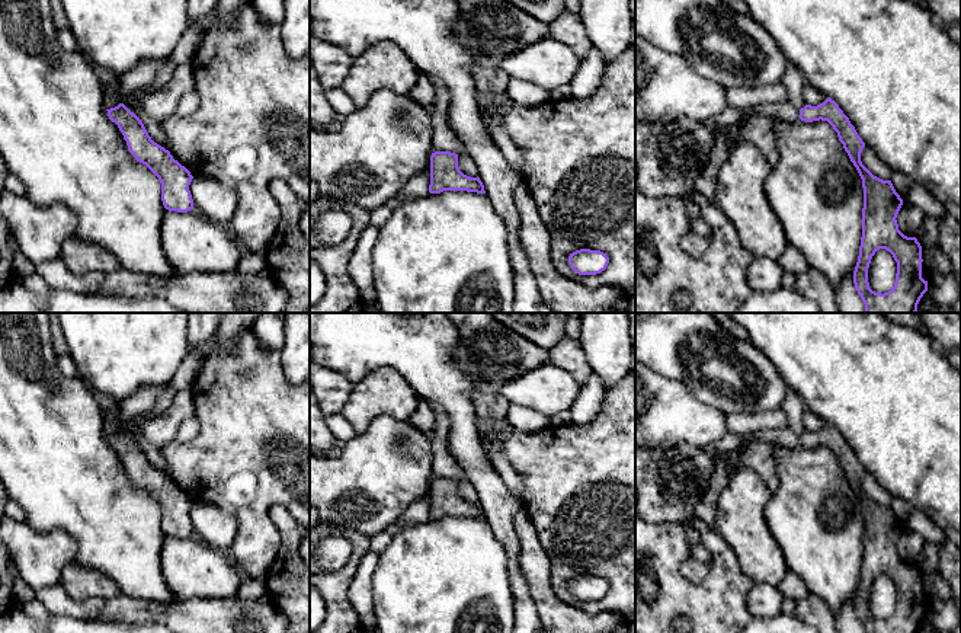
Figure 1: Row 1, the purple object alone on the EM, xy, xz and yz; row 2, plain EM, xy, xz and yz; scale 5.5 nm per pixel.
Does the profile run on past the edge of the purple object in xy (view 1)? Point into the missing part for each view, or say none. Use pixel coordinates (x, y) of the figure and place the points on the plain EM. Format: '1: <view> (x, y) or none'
1: none

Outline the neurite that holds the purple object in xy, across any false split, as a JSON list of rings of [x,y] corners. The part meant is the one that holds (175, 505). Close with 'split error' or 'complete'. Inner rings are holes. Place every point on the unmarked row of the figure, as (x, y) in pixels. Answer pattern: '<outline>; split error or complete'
[[[124,429],[106,437],[122,458],[129,479],[158,503],[164,534],[177,538],[193,536],[189,517],[193,505],[190,498],[174,486],[169,476],[151,466],[141,445]]]; complete

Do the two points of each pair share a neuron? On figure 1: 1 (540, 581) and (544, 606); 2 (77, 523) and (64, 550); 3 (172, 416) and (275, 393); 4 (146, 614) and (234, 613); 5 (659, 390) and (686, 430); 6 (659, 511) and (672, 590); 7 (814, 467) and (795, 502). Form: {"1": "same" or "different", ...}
{"1": "same", "2": "different", "3": "different", "4": "same", "5": "same", "6": "different", "7": "same"}

